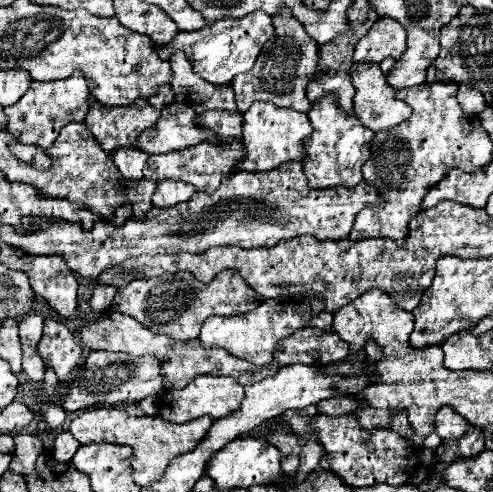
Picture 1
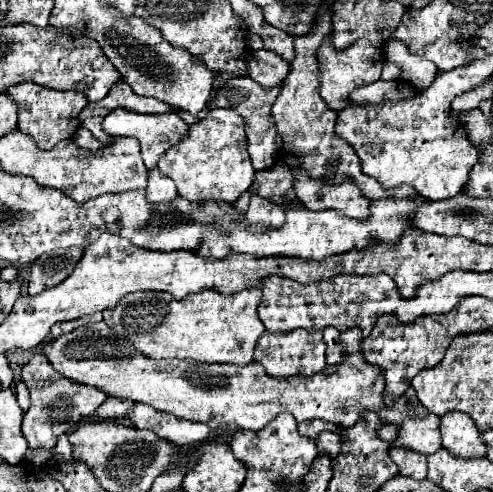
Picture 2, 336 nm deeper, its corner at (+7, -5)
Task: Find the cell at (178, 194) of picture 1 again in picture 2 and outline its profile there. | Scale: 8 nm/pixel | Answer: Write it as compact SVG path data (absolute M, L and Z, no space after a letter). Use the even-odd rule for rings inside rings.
M157 168L149 170L149 184L147 184L147 202L169 202L177 196L175 182L161 174Z

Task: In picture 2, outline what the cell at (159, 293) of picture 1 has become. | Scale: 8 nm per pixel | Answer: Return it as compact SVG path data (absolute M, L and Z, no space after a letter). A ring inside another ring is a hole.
M245 288L237 294L225 296L215 290L189 294L185 300L169 298L157 292L133 292L121 302L103 312L103 322L119 336L127 338L135 350L147 358L181 358L205 364L239 364L253 360L257 338L265 326L257 318L257 302L261 290Z

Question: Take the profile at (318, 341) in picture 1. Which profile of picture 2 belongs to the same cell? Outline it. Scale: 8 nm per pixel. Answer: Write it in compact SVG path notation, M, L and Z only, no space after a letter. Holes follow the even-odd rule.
M293 330L293 332L285 332L285 334L271 334L265 332L255 346L255 354L253 354L253 362L261 364L265 368L265 372L273 378L291 378L291 376L313 376L319 374L327 362L325 362L325 340L323 340L323 332L321 330Z

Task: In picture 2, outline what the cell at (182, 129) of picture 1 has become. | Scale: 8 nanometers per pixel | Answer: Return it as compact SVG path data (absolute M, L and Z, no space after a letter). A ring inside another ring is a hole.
M117 108L111 114L105 116L103 120L103 130L107 134L115 134L115 136L133 136L141 142L141 154L143 154L143 162L145 166L151 170L153 166L157 166L159 158L177 142L181 142L187 132L189 126L185 124L183 118L179 118L177 114L163 114L163 116L151 116L151 114L137 114L137 112L127 112L125 108Z

